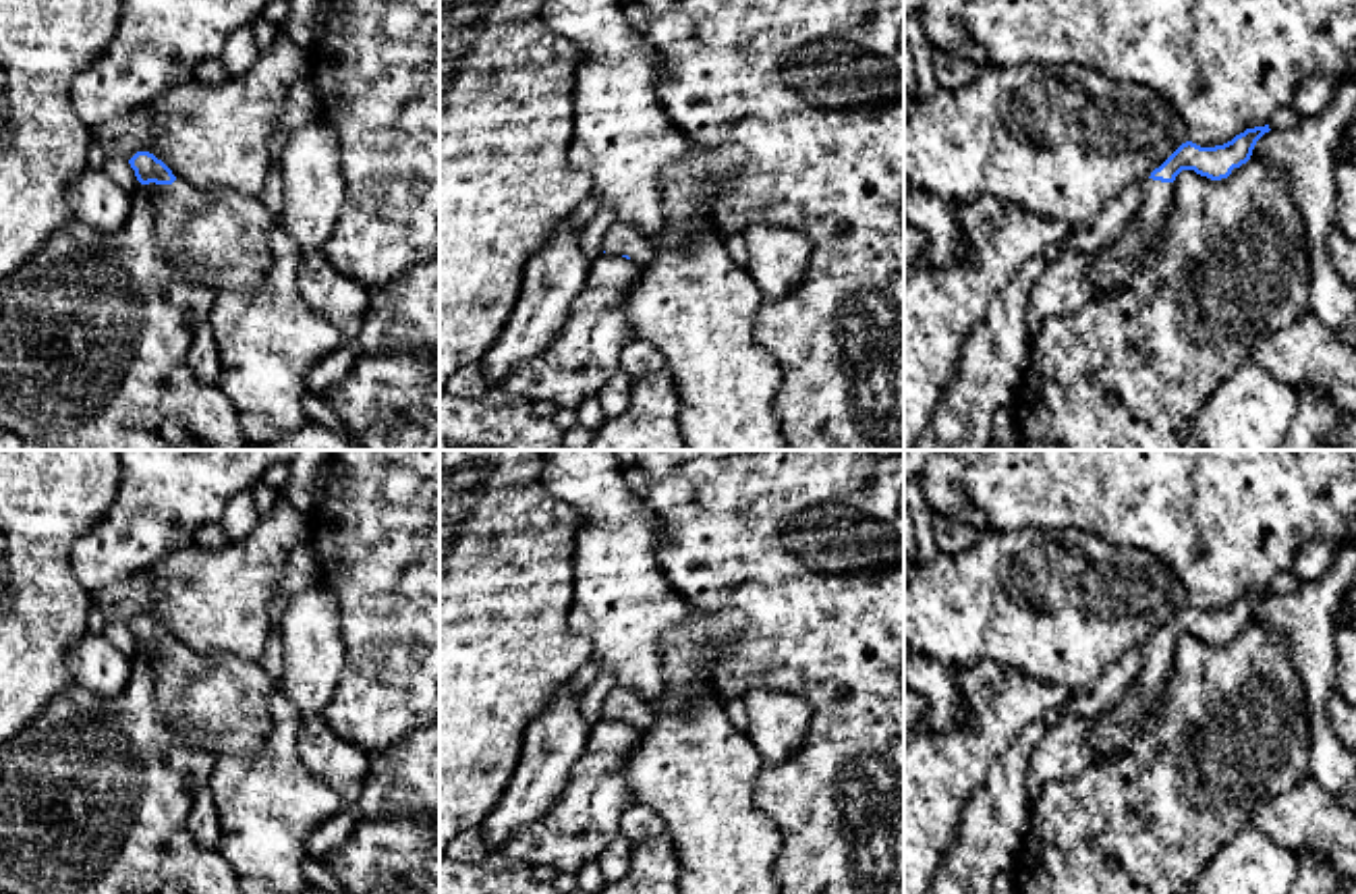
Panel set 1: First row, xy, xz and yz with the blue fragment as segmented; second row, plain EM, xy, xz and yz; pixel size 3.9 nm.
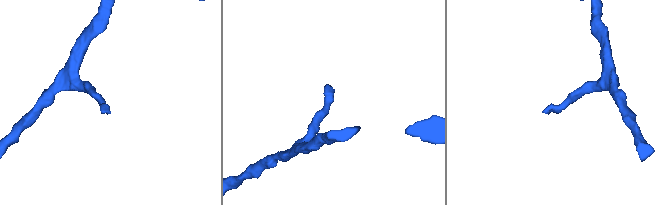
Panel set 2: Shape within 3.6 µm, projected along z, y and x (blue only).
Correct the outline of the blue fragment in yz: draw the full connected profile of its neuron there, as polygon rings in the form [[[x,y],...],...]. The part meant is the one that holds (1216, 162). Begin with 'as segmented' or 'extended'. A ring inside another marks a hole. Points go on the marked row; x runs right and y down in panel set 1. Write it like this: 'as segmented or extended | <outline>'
extended | [[[1269,124],[1246,129],[1215,147],[1186,141],[1155,168],[1140,185],[1140,203],[1132,220],[1093,253],[1089,280],[1097,286],[1099,297],[1122,292],[1145,268],[1155,263],[1171,209],[1174,180],[1182,170],[1194,170],[1211,180],[1227,178],[1234,168],[1250,160],[1256,141],[1269,131]]]

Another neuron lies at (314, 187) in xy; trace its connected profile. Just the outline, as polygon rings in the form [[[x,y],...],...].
[[[317,114],[299,127],[278,160],[282,212],[278,226],[303,251],[319,251],[330,239],[344,203],[340,143],[330,122]]]

